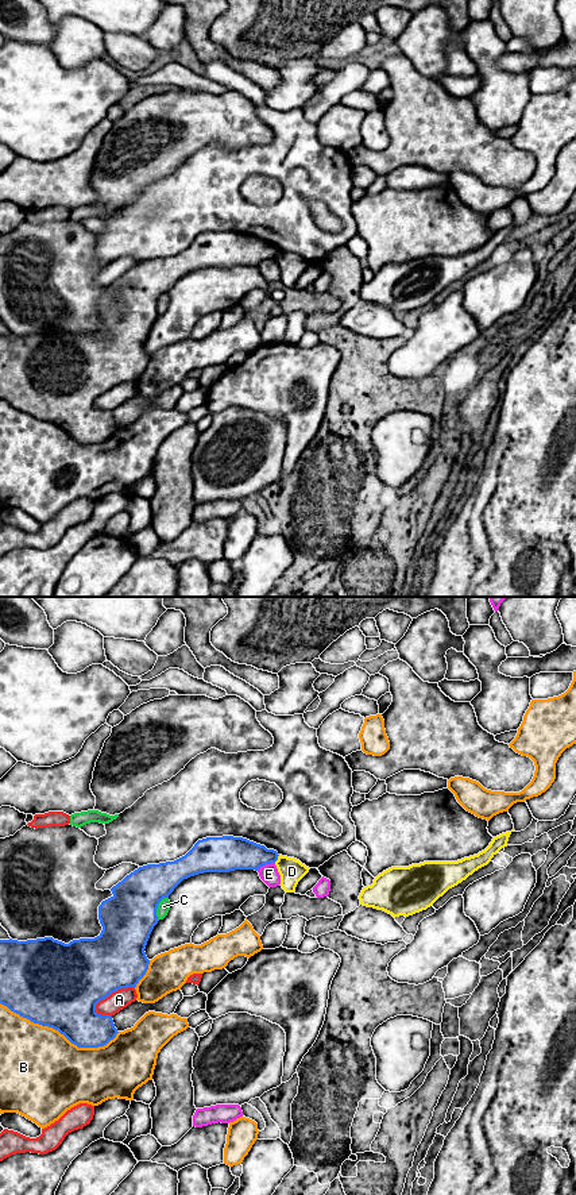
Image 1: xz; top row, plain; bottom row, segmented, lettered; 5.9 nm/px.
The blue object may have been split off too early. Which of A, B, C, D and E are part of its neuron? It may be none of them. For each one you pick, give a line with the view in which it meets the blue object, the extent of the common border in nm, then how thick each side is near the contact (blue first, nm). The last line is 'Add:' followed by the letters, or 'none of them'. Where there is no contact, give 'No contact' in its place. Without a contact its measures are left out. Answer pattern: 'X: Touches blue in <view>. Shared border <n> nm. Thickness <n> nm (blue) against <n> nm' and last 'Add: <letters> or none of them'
Add: none of them

